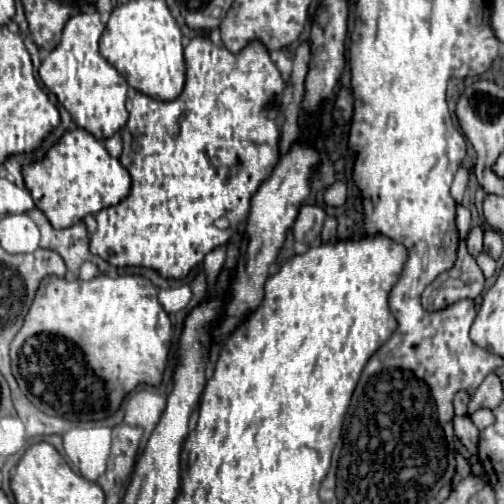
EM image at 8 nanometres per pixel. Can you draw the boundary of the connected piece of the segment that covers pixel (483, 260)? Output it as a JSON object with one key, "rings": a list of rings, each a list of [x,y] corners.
{"rings":[[[480,254],[480,256],[476,256],[476,262],[478,262],[478,266],[482,268],[482,272],[484,272],[486,278],[490,278],[490,276],[496,272],[496,260],[494,260],[492,256]]]}

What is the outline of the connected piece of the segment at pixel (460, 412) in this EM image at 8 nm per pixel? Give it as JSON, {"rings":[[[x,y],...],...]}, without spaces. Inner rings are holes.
{"rings":[[[466,392],[456,394],[456,398],[454,398],[456,416],[468,416],[468,402],[470,402],[470,396]]]}

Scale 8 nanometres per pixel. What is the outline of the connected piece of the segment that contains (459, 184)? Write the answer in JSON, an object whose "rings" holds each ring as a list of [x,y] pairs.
{"rings":[[[460,166],[454,176],[450,193],[452,198],[454,198],[457,204],[461,204],[463,200],[463,191],[467,187],[470,175],[471,169],[466,169]]]}

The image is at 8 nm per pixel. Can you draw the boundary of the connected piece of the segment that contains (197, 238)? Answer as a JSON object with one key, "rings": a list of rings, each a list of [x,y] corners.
{"rings":[[[196,36],[184,48],[186,86],[176,100],[162,102],[136,92],[126,100],[130,114],[122,140],[122,166],[132,176],[130,194],[116,206],[98,212],[98,228],[90,234],[90,250],[112,266],[146,266],[164,278],[184,278],[216,246],[228,244],[242,228],[250,198],[270,176],[278,154],[278,118],[286,82],[260,40],[248,42],[238,54],[216,46],[208,36]]]}

